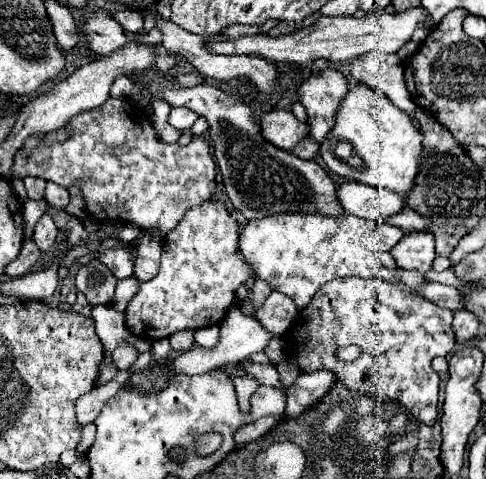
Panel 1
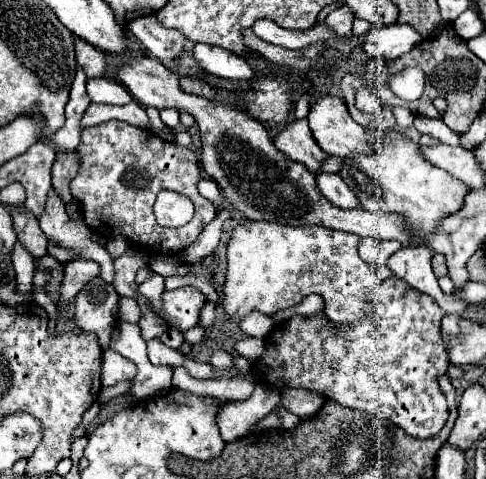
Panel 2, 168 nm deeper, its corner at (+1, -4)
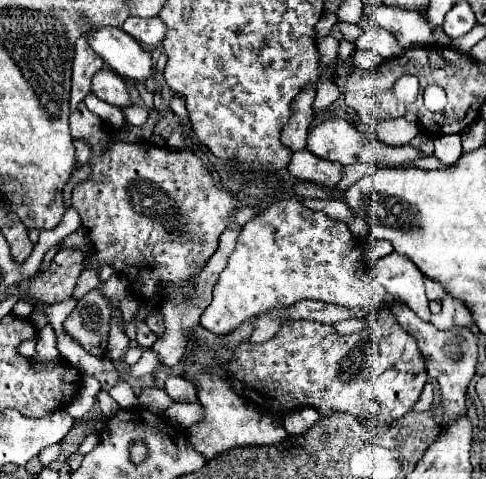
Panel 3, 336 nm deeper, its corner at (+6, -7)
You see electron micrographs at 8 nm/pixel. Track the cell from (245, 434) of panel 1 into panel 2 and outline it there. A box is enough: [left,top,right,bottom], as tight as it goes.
[217,383,281,443]

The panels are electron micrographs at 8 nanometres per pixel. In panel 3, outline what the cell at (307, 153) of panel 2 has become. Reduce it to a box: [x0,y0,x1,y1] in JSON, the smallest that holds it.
[288,150,342,188]

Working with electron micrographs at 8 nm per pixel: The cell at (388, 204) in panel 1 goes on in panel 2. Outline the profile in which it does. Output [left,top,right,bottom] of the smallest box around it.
[317,173,359,209]

